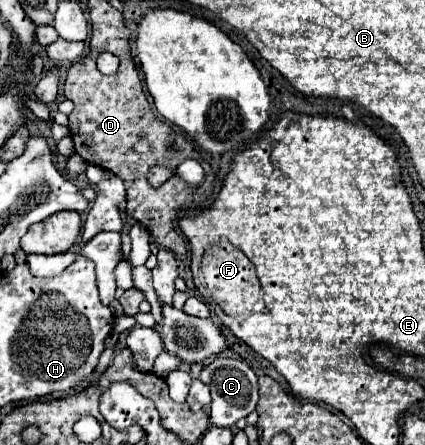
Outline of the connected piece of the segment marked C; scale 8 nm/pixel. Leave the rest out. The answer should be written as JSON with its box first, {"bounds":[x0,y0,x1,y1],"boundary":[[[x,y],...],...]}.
{"bounds":[199,356,257,428],"boundary":[[[217,356],[209,364],[203,366],[199,380],[203,380],[211,388],[211,424],[231,428],[237,420],[245,418],[249,412],[255,410],[257,404],[257,376],[245,360]]]}

